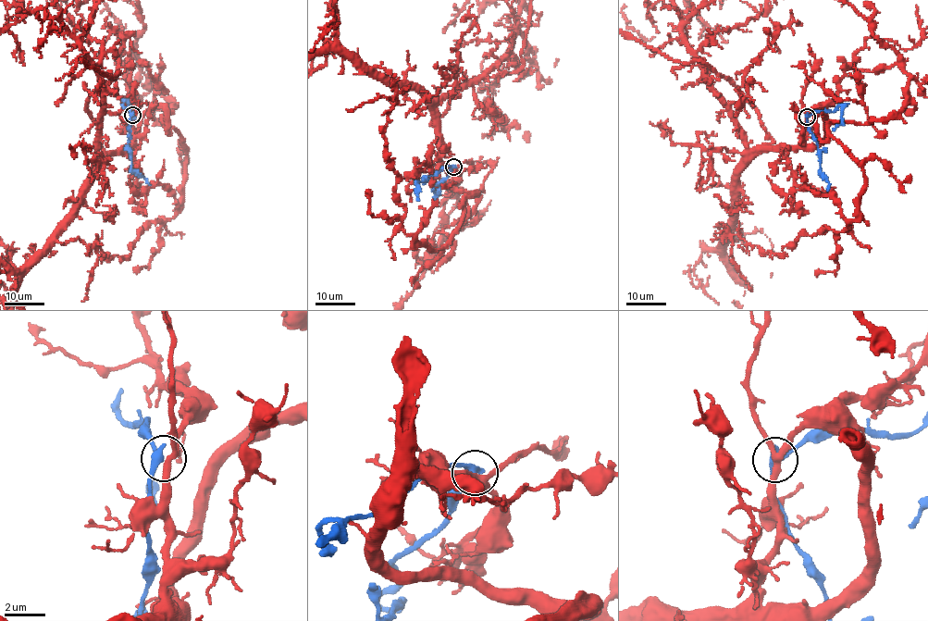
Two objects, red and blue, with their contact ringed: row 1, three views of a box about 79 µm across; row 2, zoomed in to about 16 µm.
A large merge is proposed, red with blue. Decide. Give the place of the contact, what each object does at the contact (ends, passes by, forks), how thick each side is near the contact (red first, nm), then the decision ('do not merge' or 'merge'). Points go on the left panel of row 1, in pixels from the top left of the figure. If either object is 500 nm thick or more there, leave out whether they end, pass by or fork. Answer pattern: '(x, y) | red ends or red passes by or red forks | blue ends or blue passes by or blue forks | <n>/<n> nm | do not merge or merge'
(132, 115) | red forks | blue passes by | 280/360 nm | do not merge

